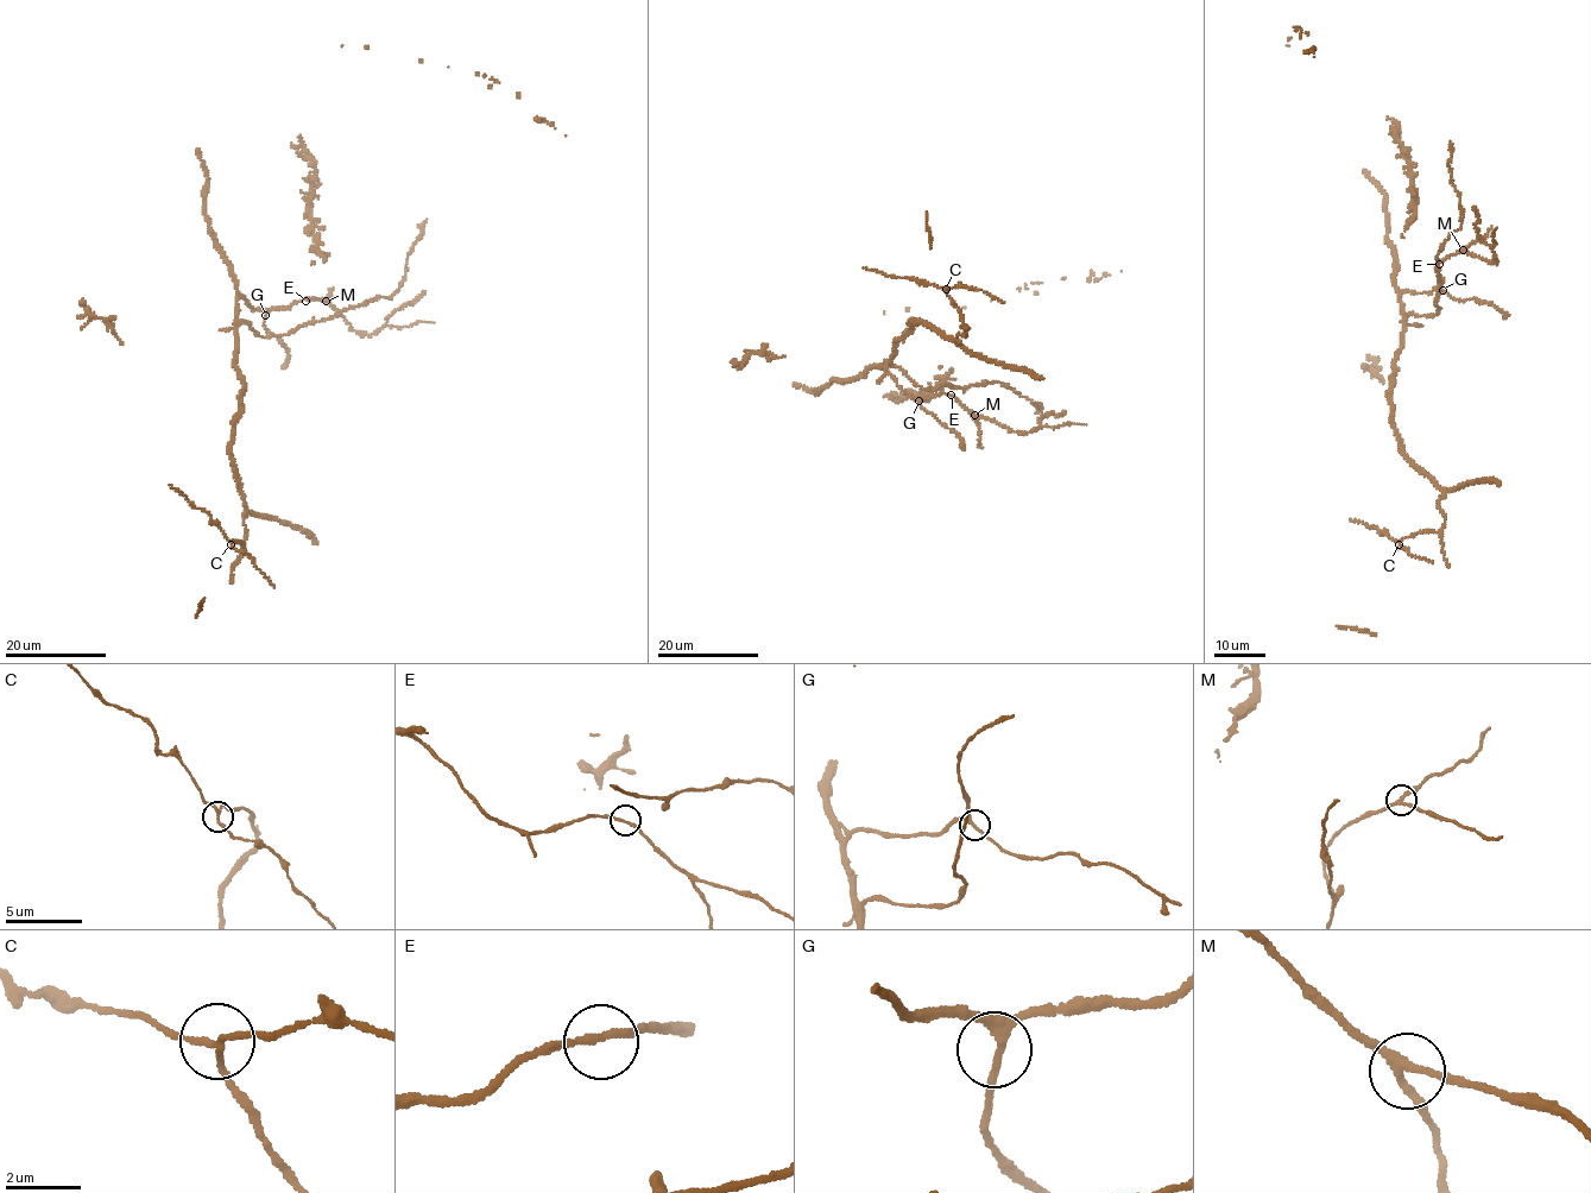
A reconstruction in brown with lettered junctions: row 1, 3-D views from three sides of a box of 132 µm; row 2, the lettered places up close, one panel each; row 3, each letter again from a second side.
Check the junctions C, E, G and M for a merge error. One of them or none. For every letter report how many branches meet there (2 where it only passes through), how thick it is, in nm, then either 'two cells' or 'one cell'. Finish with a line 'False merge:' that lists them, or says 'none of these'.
C: 3 branches meet; 150 nm thick; two cells
E: 2 branches meet; 170 nm thick; one cell
G: 3 branches meet; 220 nm thick; one cell
M: 3 branches meet; 240 nm thick; one cell
False merge: C

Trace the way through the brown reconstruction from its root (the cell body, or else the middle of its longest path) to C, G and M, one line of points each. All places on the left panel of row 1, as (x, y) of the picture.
C: (305, 300), (272, 310), (237, 300), (234, 368), (242, 396), (231, 456), (246, 536), (242, 548), (231, 544)
G: (305, 300), (265, 315)
M: (305, 300), (326, 301)

